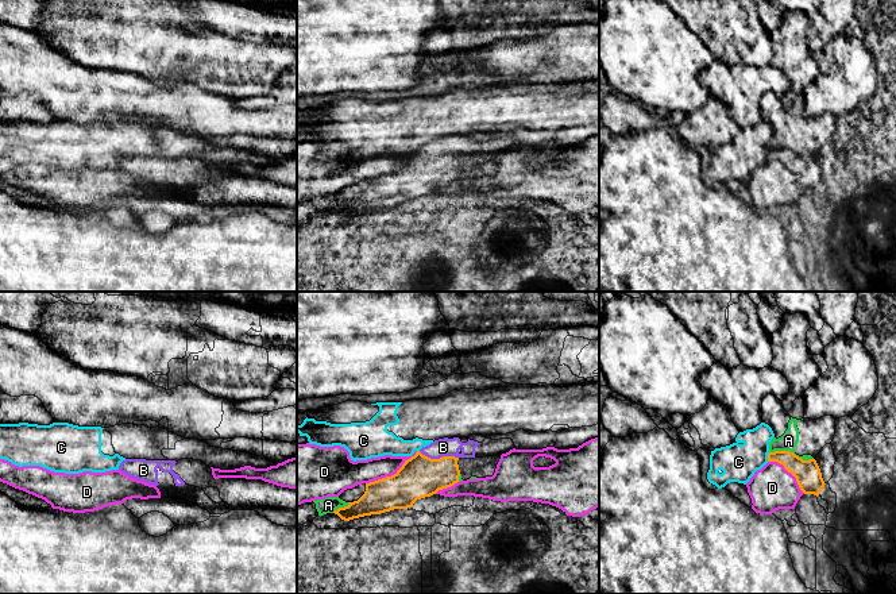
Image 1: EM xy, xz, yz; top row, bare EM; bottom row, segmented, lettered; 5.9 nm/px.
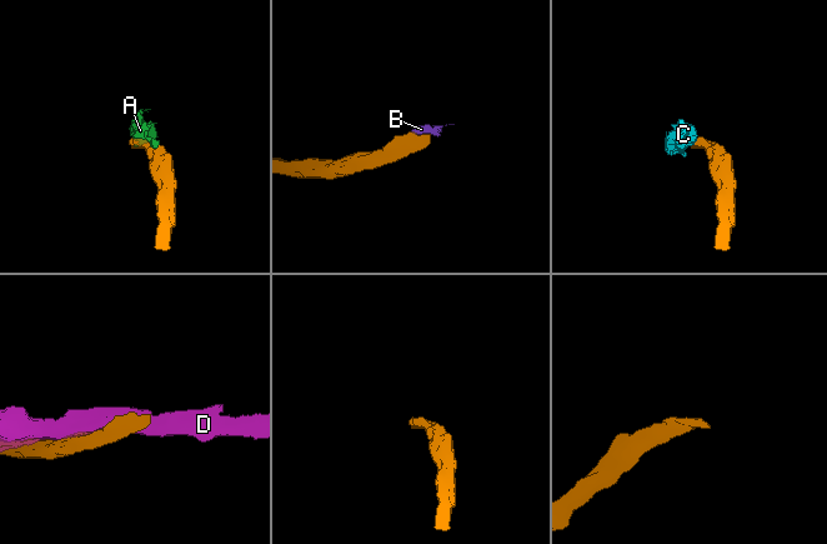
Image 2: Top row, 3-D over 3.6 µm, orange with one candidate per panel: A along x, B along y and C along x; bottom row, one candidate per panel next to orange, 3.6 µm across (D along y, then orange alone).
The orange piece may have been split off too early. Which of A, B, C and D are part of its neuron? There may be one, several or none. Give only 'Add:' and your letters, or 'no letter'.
Add: B

